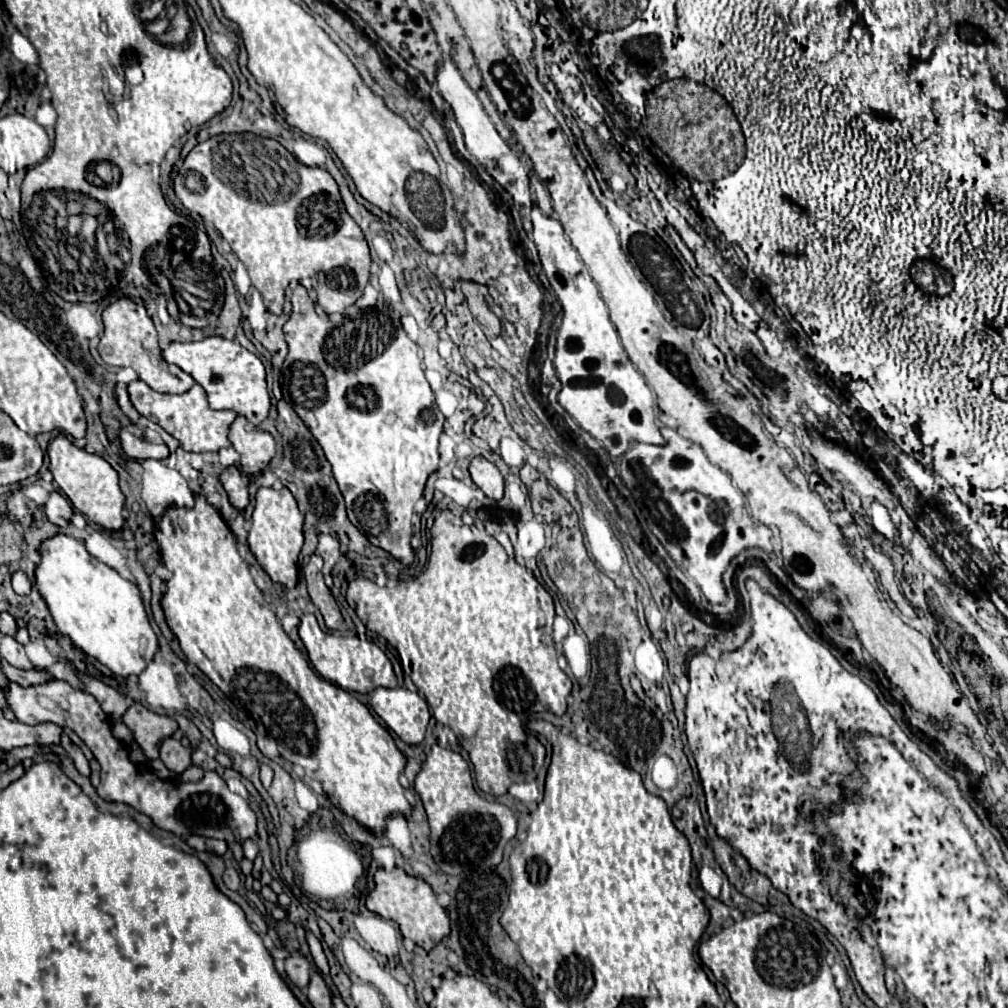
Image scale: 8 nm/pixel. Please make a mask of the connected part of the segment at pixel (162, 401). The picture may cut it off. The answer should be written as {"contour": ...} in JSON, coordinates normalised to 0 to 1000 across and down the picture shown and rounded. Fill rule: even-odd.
{"contour":[[[131,378],[127,382],[129,398],[137,406],[139,412],[147,414],[155,422],[159,422],[163,428],[167,428],[171,434],[175,434],[185,447],[190,449],[206,449],[206,447],[216,447],[220,443],[228,443],[226,438],[226,426],[230,418],[234,416],[232,408],[212,408],[206,404],[204,398],[204,388],[200,382],[192,382],[188,388],[181,392],[165,392],[149,386],[143,378]]]}

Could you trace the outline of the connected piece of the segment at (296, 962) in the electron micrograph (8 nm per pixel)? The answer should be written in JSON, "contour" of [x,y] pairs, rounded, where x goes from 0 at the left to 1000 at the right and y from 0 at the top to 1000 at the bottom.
{"contour":[[[298,945],[288,947],[284,951],[284,967],[294,979],[304,981],[306,975],[308,975],[308,957],[306,957],[306,953]]]}

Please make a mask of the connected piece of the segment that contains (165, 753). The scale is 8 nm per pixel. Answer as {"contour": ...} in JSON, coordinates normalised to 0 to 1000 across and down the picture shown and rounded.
{"contour":[[[167,731],[161,735],[159,739],[159,753],[163,755],[163,759],[173,765],[173,767],[183,767],[188,759],[190,759],[190,753],[188,753],[188,743],[181,741],[179,735]]]}

